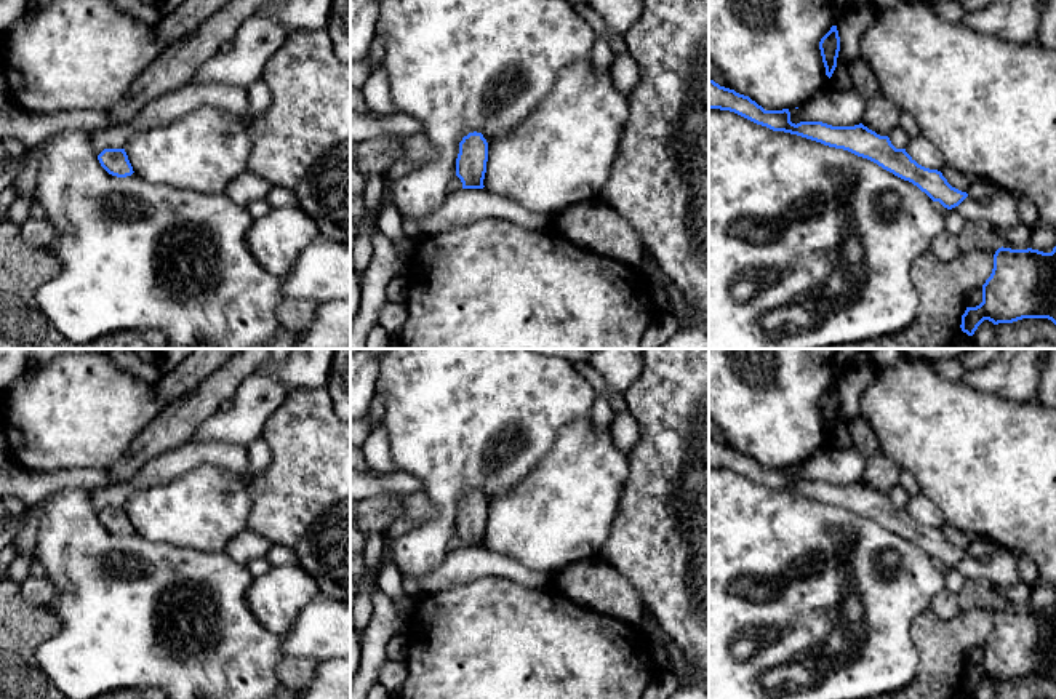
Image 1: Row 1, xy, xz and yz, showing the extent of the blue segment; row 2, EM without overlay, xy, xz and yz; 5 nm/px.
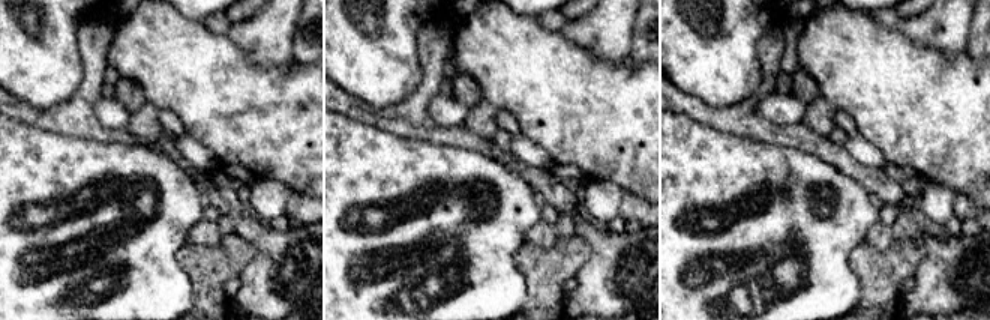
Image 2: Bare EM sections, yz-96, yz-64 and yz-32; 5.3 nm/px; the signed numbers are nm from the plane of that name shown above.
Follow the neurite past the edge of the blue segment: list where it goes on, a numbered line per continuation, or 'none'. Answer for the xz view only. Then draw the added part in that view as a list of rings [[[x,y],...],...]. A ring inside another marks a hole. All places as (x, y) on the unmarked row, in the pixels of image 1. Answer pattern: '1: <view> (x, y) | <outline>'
none

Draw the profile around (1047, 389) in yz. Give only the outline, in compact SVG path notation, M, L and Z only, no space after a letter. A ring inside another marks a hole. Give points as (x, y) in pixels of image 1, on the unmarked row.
M1048 349L1046 365L1040 374L1037 400L1042 406L1056 409L1056 349Z

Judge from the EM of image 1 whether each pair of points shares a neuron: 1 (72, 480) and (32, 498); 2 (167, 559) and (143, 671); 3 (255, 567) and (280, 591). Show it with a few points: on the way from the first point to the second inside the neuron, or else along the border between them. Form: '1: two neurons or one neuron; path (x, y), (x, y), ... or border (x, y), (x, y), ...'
1: one neuron; path (63, 480), (48, 482), (42, 488)
2: one neuron; path (167, 586), (143, 619), (143, 643)
3: two neurons; border (271, 567), (255, 578)

